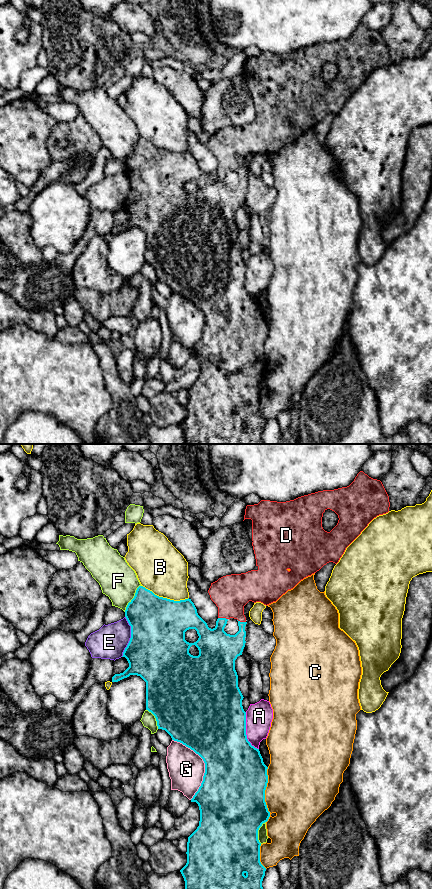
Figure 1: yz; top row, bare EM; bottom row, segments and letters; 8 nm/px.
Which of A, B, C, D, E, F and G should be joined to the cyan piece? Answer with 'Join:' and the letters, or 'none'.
Join: D

